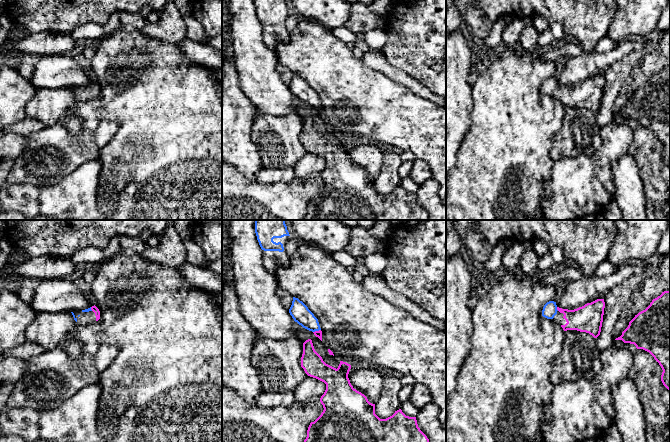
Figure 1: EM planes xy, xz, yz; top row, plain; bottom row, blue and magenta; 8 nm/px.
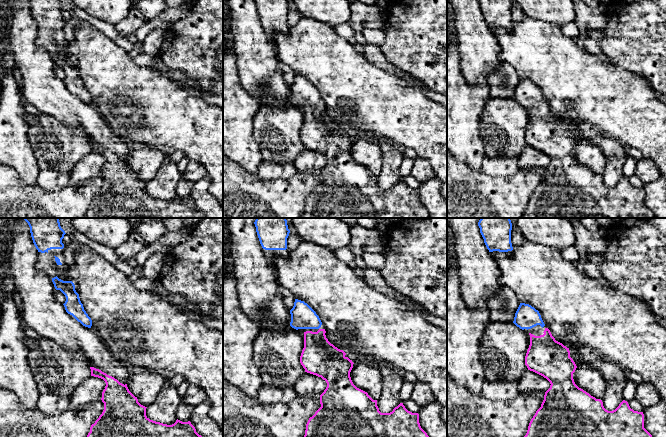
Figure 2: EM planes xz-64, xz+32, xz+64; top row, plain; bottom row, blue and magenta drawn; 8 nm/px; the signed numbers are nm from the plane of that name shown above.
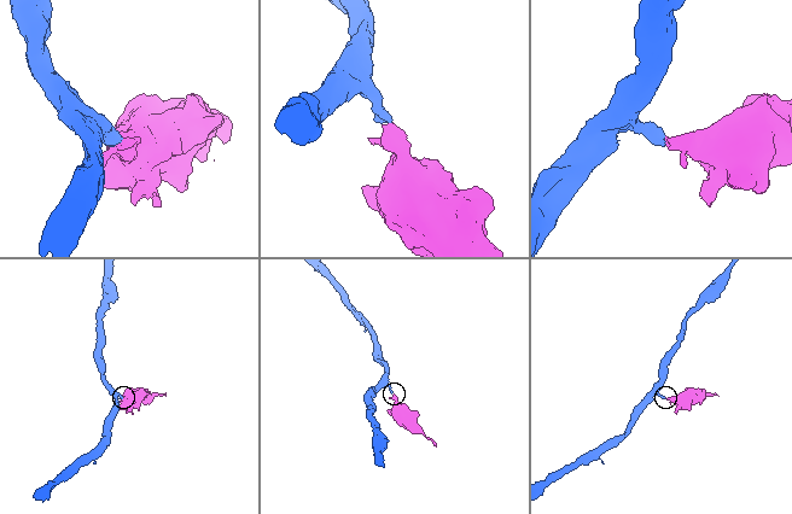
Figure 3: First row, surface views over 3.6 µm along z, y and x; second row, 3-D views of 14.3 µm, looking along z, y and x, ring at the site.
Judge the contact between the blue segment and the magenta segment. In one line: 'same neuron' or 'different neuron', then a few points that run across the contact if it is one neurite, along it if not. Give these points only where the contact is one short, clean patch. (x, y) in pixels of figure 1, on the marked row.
same neuron | yz (549, 310), (556, 309), (584, 319)

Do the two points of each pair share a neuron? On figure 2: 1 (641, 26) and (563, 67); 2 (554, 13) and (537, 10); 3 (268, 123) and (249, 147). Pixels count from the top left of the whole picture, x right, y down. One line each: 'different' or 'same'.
1: different
2: same
3: different

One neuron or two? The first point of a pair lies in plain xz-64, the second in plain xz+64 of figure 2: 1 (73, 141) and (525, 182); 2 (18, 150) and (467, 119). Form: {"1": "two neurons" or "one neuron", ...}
{"1": "two neurons", "2": "one neuron"}

